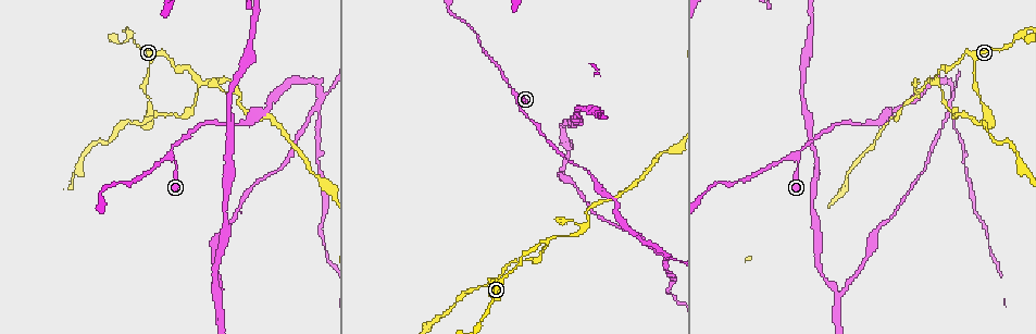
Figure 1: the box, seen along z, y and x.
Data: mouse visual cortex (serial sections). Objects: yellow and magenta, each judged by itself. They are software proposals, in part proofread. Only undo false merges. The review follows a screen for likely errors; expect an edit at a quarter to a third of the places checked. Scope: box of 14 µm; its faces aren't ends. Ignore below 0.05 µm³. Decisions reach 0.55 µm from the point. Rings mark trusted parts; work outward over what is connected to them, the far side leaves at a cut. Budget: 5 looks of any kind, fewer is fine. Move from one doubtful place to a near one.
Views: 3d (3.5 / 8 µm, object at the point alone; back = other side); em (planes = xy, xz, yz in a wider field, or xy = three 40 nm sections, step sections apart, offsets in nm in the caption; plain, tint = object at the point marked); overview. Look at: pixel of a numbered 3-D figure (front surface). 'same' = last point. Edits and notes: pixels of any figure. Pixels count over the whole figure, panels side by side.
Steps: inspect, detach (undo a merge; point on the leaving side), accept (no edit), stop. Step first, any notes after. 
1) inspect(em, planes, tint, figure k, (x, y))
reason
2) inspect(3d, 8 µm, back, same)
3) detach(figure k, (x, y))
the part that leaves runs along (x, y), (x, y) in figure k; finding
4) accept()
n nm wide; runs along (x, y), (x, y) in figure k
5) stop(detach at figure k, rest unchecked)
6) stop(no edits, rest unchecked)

inspect(3d, 8 µm, figure 1, (935, 80))
a fork

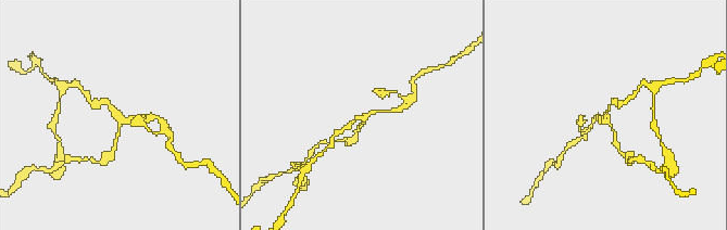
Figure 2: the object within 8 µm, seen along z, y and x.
inspect(3d, 3.5 µm, figure 2, (120, 120))

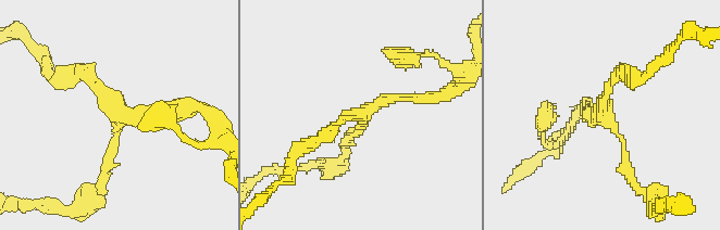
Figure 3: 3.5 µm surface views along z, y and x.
accept()
runs along (315, 139), (382, 100), (429, 98) in figure 3; continuous, no second cell

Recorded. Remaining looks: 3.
inspect(3d, 3.5 µm, back, figure 1, (798, 159))
a narrow waist

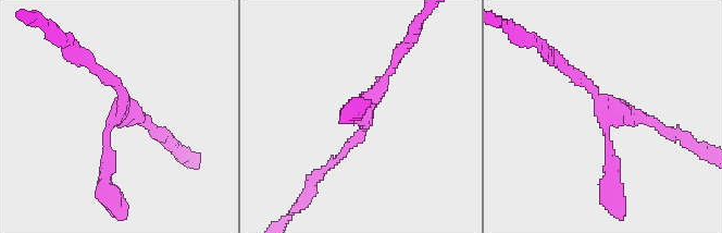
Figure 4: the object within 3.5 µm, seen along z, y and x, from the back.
inspect(em, xy, step 5, tint, figure 4, (606, 122))
3 arms; arms of 150, 150, 200 nm; shape alone is not enough

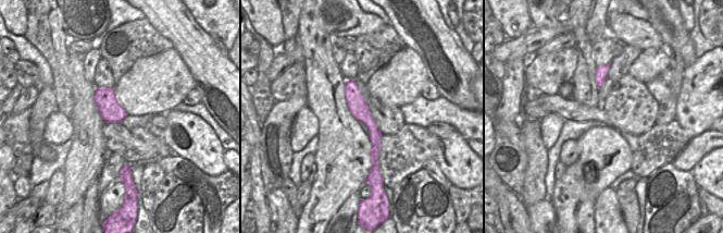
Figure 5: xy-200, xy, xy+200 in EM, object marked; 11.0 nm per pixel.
accept()
runs along (611, 193), (608, 110), (569, 73) in figure 4; one cell here

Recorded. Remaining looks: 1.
stop(no edits, rest unchecked)

